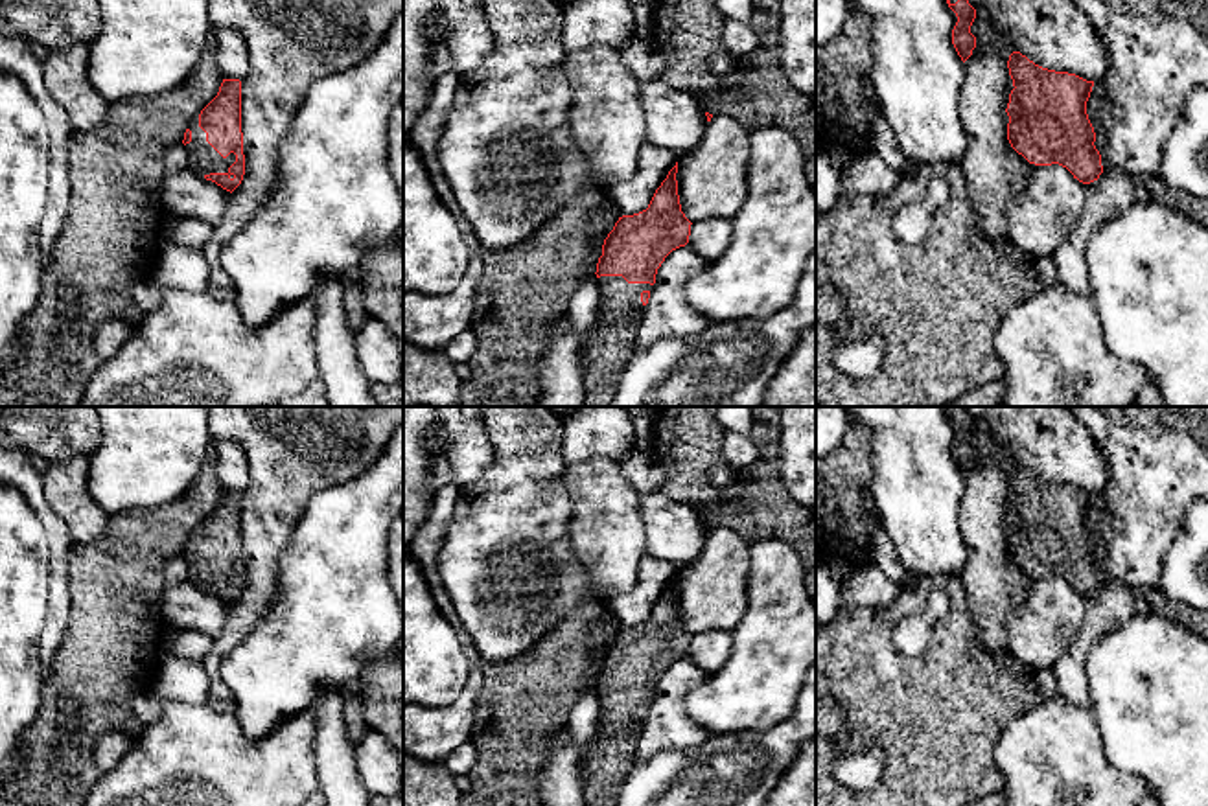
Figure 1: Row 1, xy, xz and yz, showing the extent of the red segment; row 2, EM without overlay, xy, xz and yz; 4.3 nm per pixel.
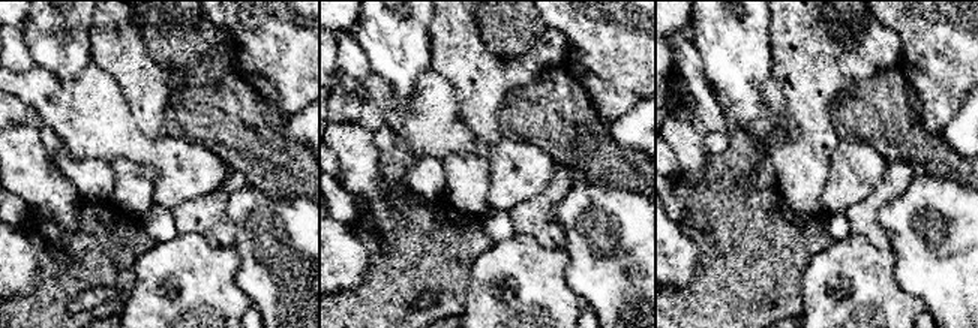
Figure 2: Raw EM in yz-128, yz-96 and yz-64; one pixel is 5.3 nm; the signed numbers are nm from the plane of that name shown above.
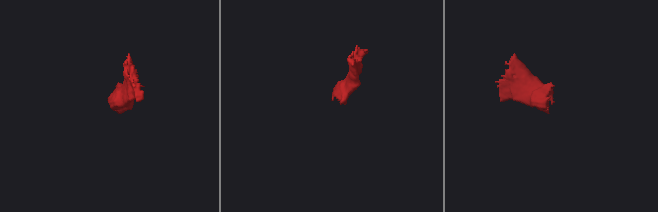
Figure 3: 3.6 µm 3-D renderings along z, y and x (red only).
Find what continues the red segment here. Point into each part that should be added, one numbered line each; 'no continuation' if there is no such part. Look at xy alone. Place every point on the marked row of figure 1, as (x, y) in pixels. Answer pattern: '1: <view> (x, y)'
1: xy (203, 159)

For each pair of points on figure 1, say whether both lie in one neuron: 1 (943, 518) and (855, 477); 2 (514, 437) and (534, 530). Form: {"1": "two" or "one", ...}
{"1": "two", "2": "one"}

